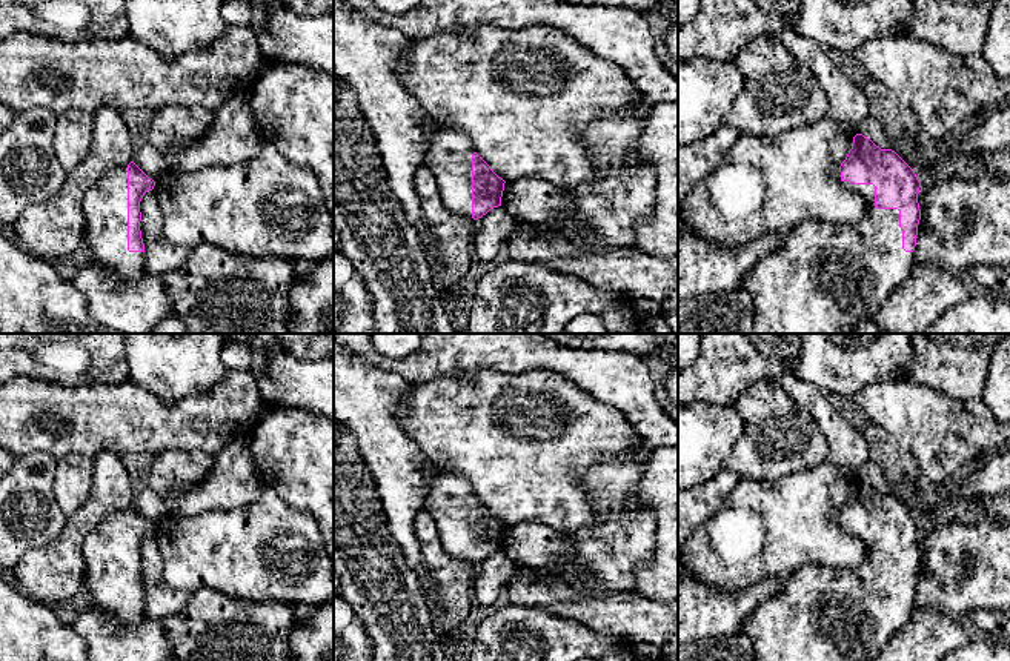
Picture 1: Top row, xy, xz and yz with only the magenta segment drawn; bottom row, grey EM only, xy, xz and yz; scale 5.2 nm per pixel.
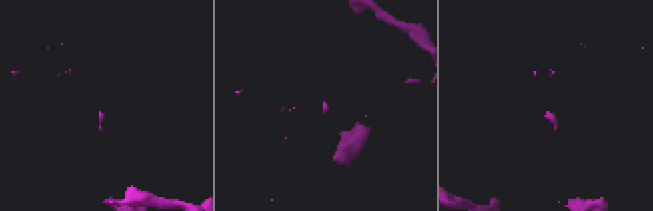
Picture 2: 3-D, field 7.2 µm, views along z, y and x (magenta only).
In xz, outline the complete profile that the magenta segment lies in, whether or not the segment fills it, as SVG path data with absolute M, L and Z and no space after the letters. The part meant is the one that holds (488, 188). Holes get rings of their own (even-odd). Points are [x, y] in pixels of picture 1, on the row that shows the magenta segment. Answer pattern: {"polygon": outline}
{"polygon": "M438 125L424 164L435 175L441 201L450 212L478 220L501 206L506 181L473 151L464 132Z"}

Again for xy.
{"polygon": "M134 161L111 169L83 198L83 241L95 264L118 280L145 277L140 201L155 181Z"}

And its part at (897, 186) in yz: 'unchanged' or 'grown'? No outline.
grown

